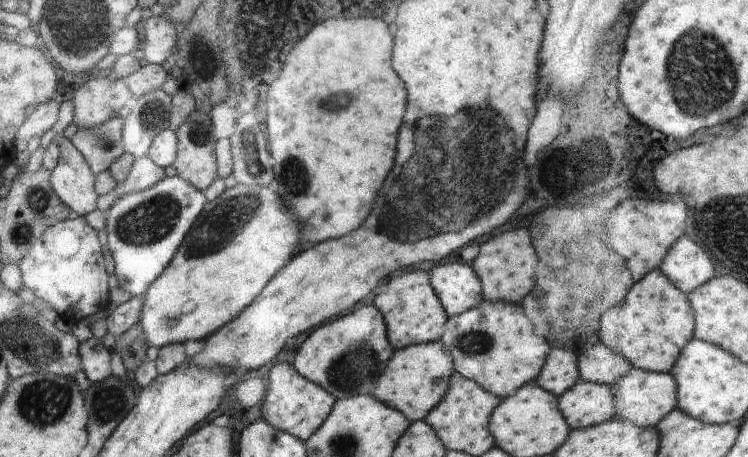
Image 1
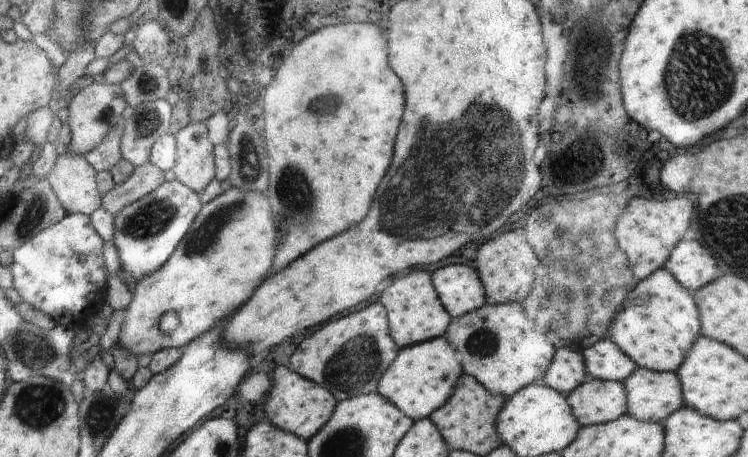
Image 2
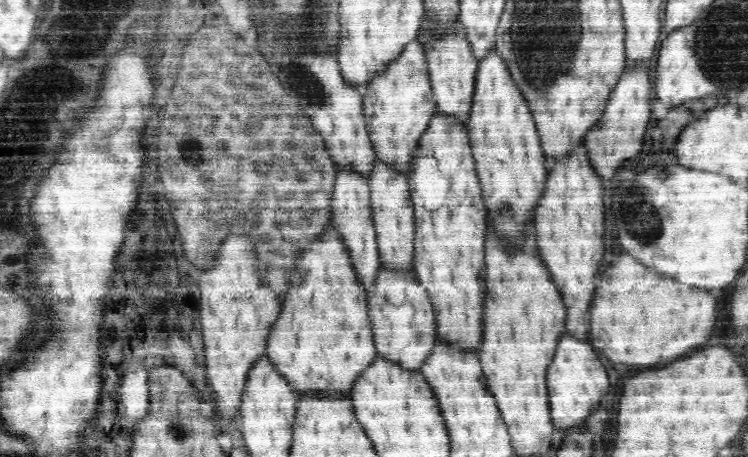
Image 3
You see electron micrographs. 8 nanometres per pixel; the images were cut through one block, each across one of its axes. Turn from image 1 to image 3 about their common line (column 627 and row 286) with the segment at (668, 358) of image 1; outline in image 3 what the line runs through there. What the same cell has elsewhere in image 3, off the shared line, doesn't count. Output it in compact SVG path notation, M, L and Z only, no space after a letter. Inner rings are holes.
M332 221L326 226L325 233L315 237L297 262L297 272L293 275L293 289L282 299L282 310L278 321L270 330L266 354L271 366L281 374L298 396L304 394L342 394L350 395L354 384L362 377L367 369L379 356L370 318L366 307L366 293L354 273L349 254L342 245L341 238L333 228Z

